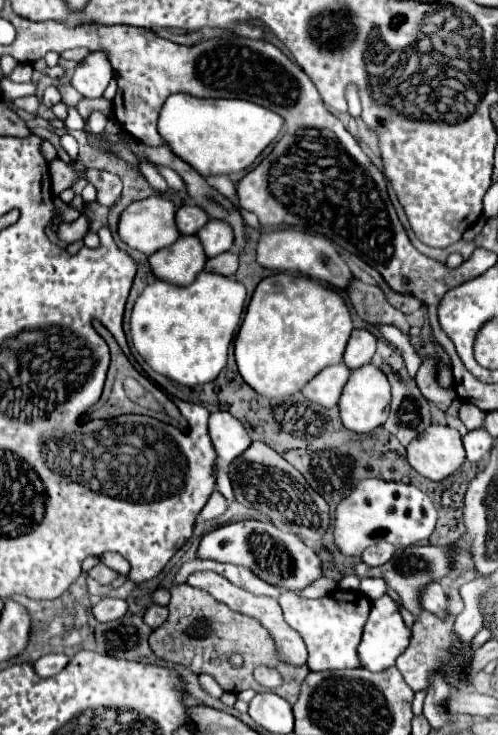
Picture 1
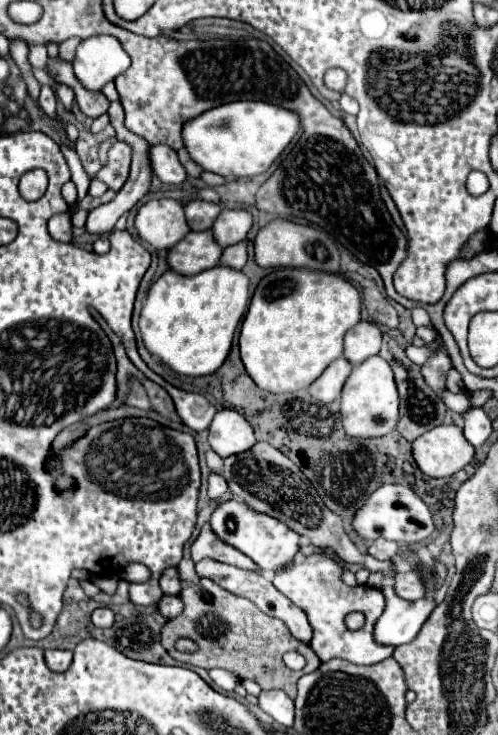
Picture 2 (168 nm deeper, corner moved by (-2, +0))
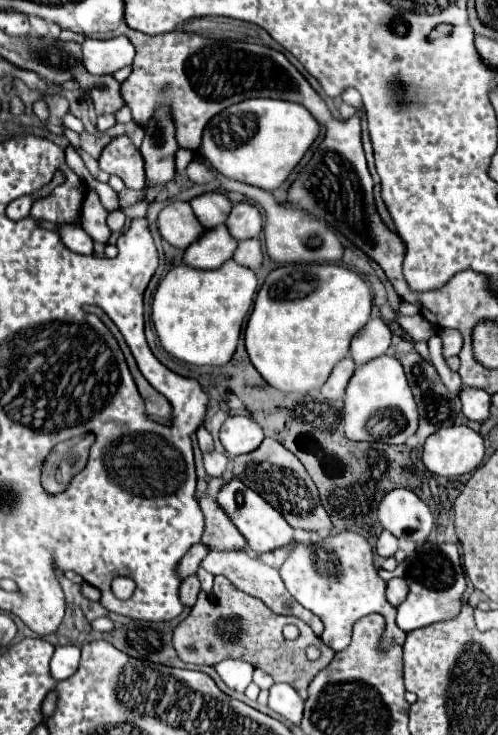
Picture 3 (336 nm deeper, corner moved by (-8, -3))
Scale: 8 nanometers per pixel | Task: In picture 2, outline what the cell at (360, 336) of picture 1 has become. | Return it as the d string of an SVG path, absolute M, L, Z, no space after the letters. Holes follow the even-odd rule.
M373 322L355 324L345 336L345 358L357 366L375 356L381 348L381 330Z

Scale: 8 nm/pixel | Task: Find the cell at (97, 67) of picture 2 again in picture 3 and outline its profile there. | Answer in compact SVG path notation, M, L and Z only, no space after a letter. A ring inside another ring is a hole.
M127 37L113 39L85 39L83 41L83 63L93 75L111 75L121 67L133 63L135 47Z

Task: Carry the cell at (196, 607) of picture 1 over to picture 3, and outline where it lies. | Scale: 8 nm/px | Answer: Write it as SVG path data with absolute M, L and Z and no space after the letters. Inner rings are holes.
M223 575L215 577L211 595L207 595L205 591L199 593L199 599L193 605L191 615L185 621L181 621L173 633L173 645L179 657L187 663L217 665L223 659L249 661L253 667L259 667L265 673L269 673L275 679L275 683L289 683L291 687L295 687L303 699L307 699L307 687L311 679L321 669L325 669L335 655L331 647L327 647L317 635L313 635L307 623L303 623L297 617L275 615L261 599L235 589L235 585ZM287 623L295 623L301 627L301 637L297 641L283 639L281 629ZM309 643L319 643L323 651L323 655L317 661L309 661L305 657L305 647Z

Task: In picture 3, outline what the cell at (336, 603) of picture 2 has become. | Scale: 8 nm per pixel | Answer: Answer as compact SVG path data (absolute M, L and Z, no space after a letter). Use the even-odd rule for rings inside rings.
M341 531L313 545L295 543L279 571L287 591L325 623L321 639L333 651L343 651L351 643L355 621L369 613L381 613L387 619L383 643L403 645L405 633L395 623L395 607L385 599L385 581L373 565L373 549L363 535L355 531Z

